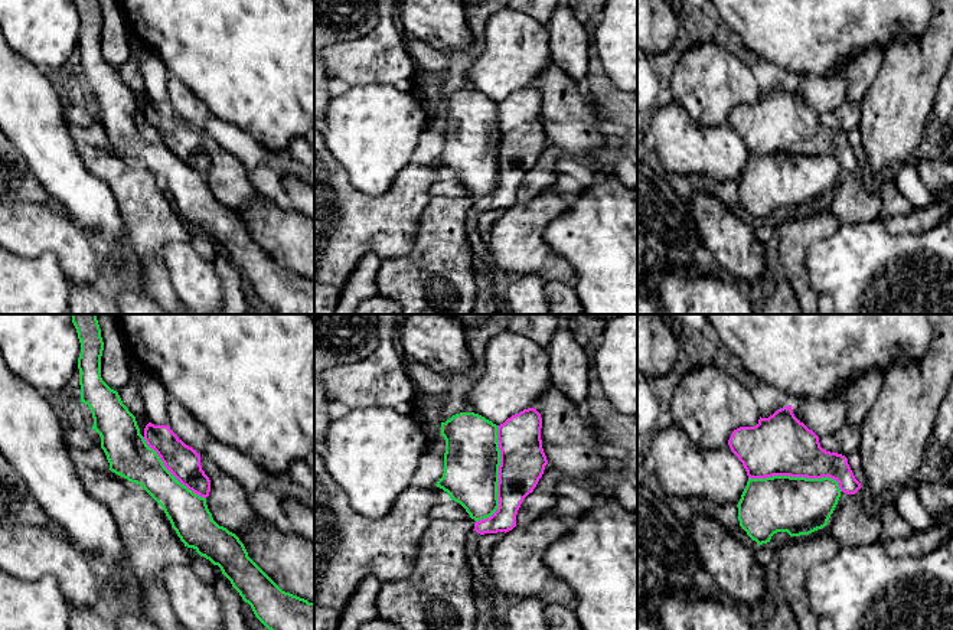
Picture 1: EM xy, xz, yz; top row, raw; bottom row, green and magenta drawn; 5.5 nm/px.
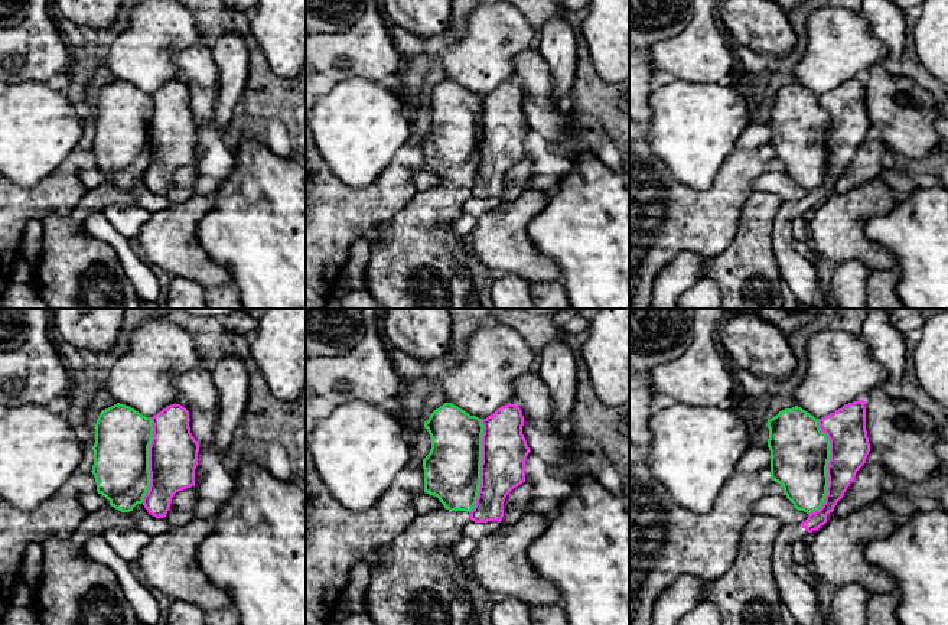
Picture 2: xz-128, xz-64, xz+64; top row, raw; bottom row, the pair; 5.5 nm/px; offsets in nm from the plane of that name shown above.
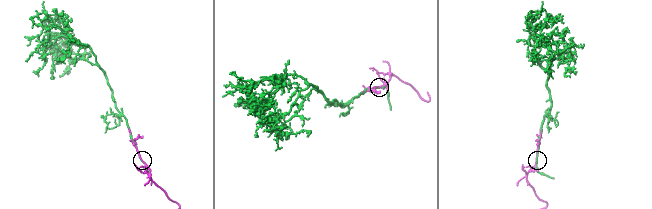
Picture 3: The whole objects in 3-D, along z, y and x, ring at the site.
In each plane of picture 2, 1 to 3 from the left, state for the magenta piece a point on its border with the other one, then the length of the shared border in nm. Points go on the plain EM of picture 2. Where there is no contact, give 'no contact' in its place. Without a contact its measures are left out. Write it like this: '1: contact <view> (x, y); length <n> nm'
1: contact xz-128 (147, 137); length 480 nm
2: contact xz-64 (479, 143); length 550 nm
3: contact xz+64 (826, 145); length 550 nm

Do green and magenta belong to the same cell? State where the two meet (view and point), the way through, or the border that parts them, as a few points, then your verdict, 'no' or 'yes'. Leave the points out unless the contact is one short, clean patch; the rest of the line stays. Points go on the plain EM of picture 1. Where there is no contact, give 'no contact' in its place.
contact xz (498, 154); yes

